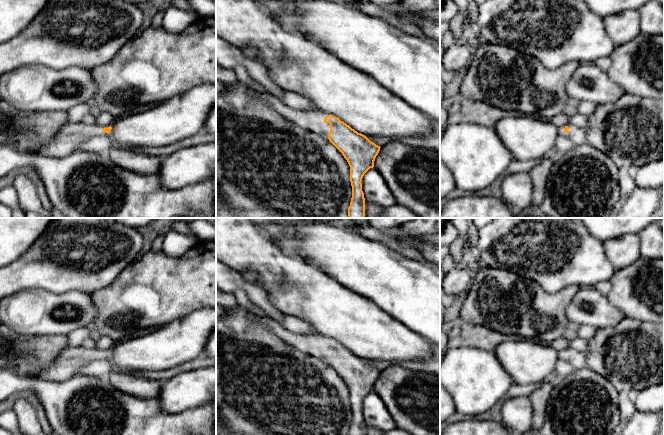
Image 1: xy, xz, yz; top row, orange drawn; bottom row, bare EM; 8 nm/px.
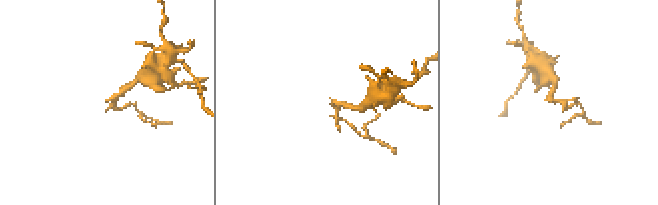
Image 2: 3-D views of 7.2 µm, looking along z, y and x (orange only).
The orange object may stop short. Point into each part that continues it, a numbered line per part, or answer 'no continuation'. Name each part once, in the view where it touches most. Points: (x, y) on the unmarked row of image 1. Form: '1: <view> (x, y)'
1: xz (313, 345)

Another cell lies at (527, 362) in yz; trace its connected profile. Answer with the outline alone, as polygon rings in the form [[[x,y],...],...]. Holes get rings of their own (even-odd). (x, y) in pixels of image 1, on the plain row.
[[[512,338],[494,350],[506,372],[515,384],[541,385],[551,379],[559,360],[558,351],[532,339]]]

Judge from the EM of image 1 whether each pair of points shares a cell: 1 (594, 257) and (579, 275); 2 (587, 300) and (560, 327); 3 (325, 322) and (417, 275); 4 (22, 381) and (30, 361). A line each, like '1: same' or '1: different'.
1: same
2: different
3: different
4: different

